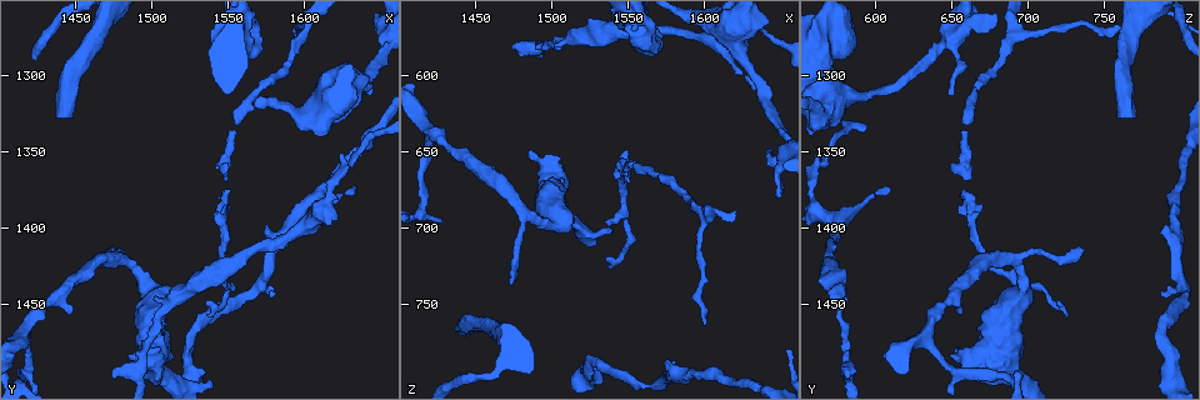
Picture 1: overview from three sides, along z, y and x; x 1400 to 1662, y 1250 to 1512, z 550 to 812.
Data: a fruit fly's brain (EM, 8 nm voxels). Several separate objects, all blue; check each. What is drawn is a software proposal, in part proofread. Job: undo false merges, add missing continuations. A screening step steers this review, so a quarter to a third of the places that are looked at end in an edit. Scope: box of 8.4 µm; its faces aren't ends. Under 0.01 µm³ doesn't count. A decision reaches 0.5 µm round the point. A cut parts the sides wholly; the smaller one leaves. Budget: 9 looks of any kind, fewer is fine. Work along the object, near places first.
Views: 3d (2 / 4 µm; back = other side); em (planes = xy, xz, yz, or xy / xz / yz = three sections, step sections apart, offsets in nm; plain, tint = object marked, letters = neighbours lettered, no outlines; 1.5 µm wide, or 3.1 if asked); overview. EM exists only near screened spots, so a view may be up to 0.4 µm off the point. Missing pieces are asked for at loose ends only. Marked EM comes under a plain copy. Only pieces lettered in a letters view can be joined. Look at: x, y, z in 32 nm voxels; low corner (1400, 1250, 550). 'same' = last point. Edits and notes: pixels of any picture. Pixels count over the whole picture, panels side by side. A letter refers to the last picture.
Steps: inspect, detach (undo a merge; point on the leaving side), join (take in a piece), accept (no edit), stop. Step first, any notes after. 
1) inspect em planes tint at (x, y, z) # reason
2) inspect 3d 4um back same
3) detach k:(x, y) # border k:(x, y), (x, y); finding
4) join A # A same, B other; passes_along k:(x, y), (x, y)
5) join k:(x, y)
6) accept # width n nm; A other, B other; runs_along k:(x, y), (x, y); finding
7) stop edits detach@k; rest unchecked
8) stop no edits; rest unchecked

inspect em xy step 4 tint at (1536, 1458, 726) # an open end

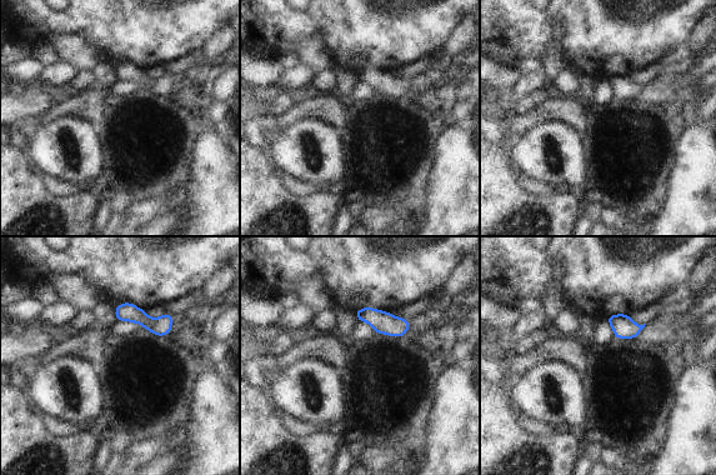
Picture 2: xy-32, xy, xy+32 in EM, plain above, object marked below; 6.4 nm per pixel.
inspect em planes letters same

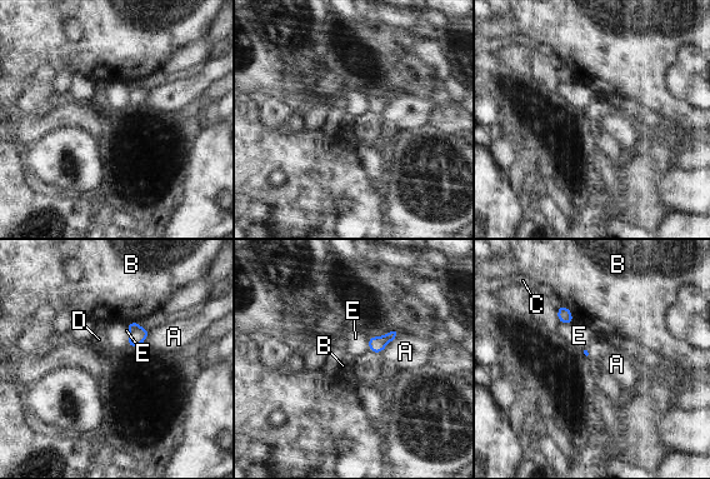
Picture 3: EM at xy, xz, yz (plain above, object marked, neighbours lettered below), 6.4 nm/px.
accept # longest_contact A 190 nm; A other, B other, C other, D other, E other; none of them fits

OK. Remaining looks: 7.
inspect 3d 4um at (1446, 1456, 654) # free end

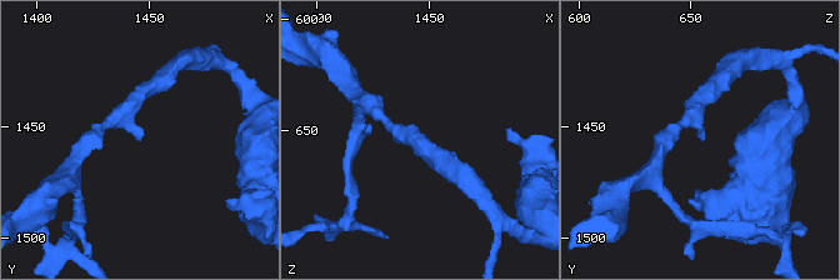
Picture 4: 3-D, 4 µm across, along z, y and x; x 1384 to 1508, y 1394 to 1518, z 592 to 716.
inspect em planes letters at (1443, 1456, 657)

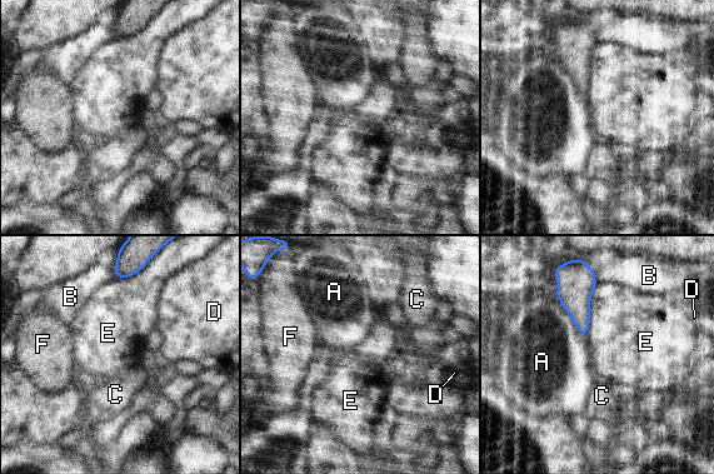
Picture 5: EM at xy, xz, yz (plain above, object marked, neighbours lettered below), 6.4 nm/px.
accept # A other, B other, C other, D other, E other, F other; border 5:(598, 283), (585, 337); none of them fits

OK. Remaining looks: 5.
inspect 3d 4um at (1472, 1414, 738) # tapers out

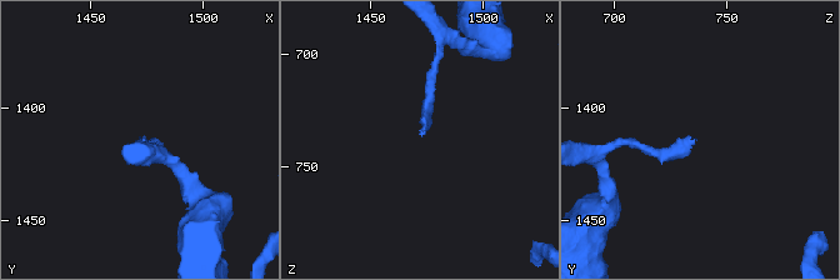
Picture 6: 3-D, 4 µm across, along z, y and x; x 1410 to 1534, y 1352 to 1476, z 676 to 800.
inspect em xz step 8 letters at (1472, 1413, 737)

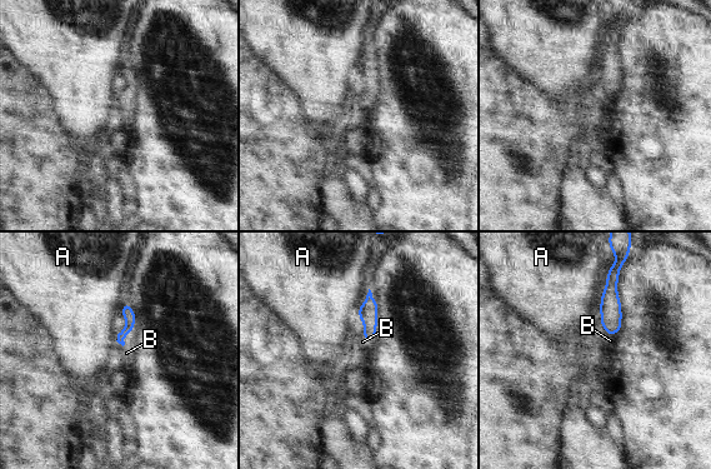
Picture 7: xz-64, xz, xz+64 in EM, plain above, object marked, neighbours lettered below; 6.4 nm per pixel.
inspect em planes letters same # another direction

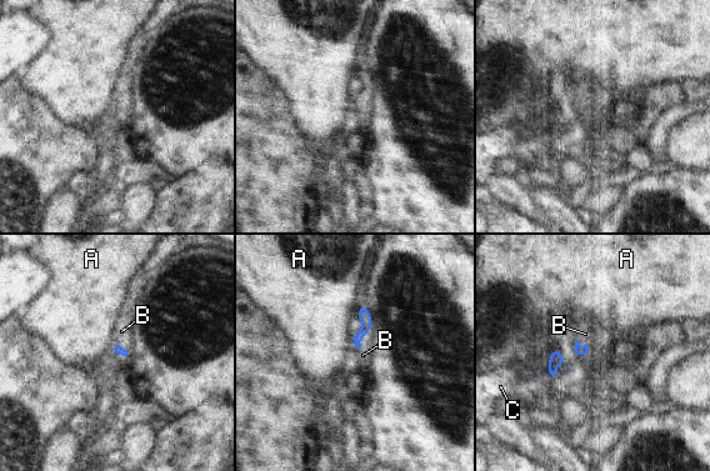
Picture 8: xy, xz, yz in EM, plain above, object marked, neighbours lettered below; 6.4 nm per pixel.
join B # A other, B same, C other; passes_along 8:(363, 312), (364, 336), (363, 355); the neuron continues

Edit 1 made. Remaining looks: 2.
stop edits join@8; rest unchecked

